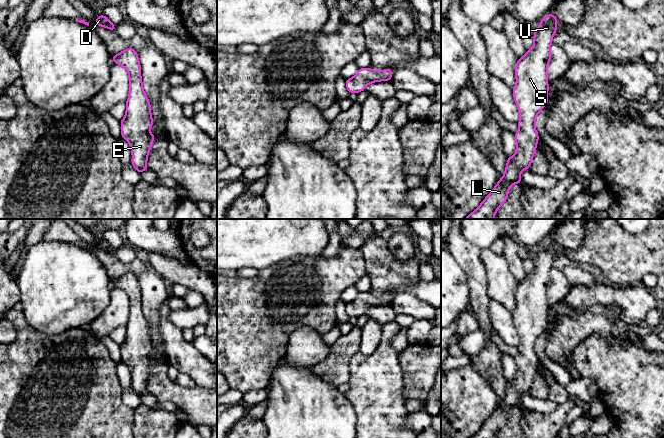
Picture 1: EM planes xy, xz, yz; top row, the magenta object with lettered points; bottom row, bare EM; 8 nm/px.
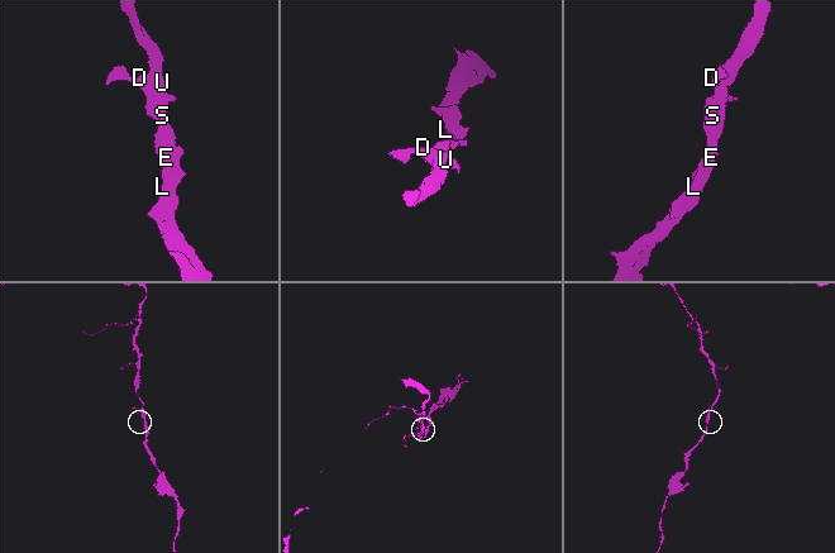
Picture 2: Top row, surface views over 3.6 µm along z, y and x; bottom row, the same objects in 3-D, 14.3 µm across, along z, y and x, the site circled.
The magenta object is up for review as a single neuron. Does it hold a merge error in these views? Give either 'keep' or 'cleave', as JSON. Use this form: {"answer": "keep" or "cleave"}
{"answer": "keep"}

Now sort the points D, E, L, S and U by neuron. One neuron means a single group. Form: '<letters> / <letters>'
D E L S U

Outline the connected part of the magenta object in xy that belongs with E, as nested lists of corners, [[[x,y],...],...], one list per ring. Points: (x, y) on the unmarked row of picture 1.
[[[127,272],[114,279],[111,284],[124,291],[129,298],[126,338],[120,345],[121,360],[129,366],[132,376],[131,388],[141,398],[148,393],[147,381],[155,359],[148,356],[154,345],[150,326],[143,314],[138,278],[133,272]]]

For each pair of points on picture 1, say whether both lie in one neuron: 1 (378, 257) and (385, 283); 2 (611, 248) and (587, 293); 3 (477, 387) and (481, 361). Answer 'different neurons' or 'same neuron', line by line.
1: same neuron
2: different neurons
3: different neurons

